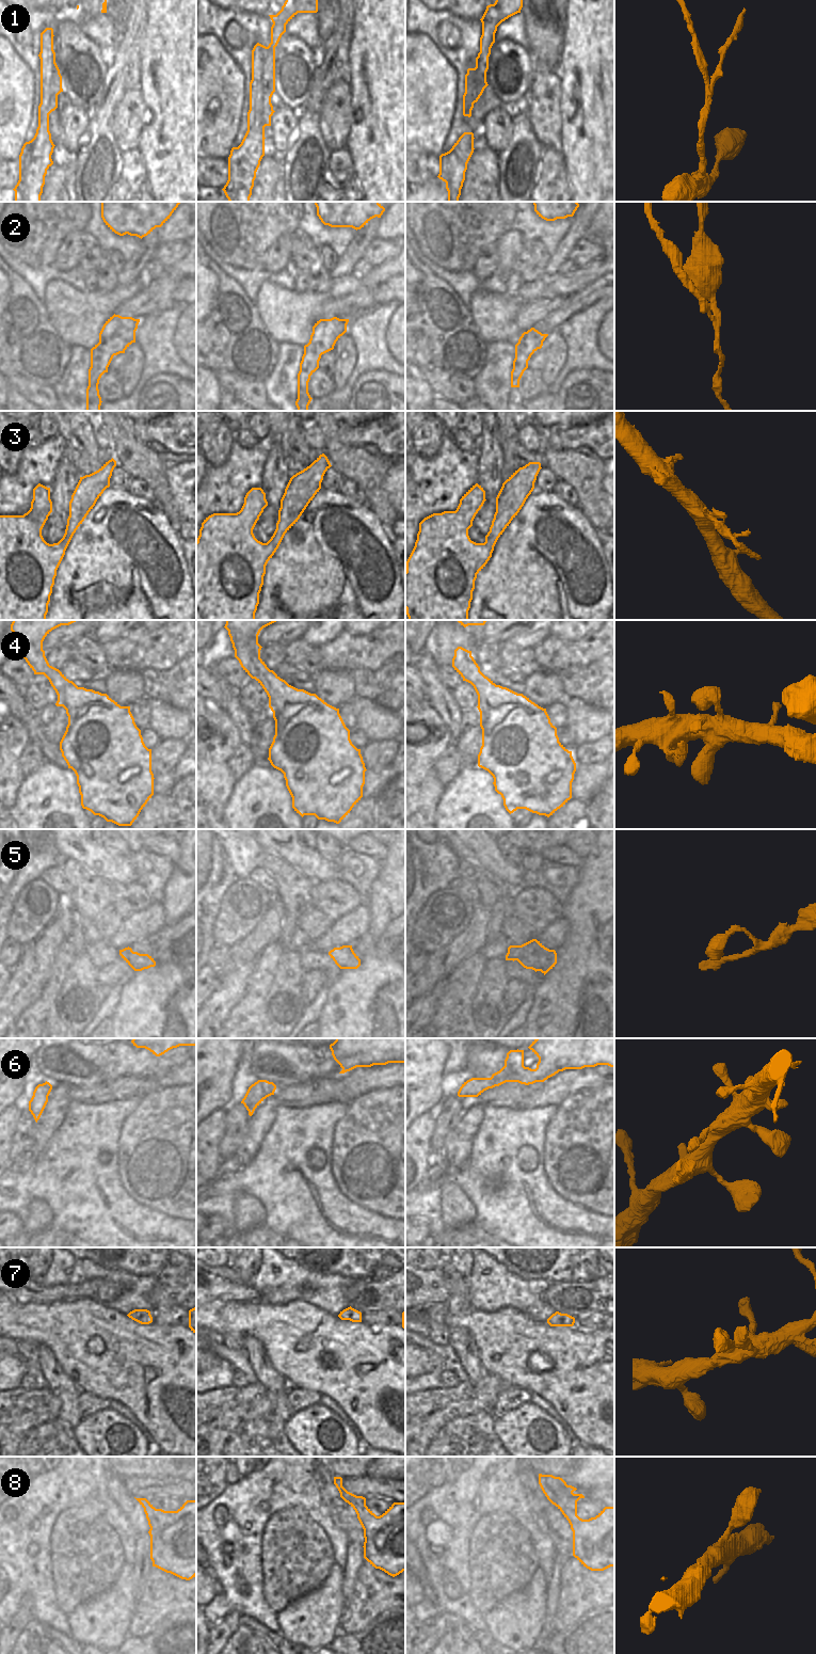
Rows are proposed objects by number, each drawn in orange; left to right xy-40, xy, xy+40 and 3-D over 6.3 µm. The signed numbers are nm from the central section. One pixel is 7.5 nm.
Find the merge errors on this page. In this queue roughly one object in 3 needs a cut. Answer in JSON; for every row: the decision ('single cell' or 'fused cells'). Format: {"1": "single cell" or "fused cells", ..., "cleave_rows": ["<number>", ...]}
{"1": "fused cells", "2": "fused cells", "3": "fused cells", "4": "single cell", "5": "single cell", "6": "single cell", "7": "single cell", "8": "single cell", "cleave_rows": ["1", "2", "3"]}

